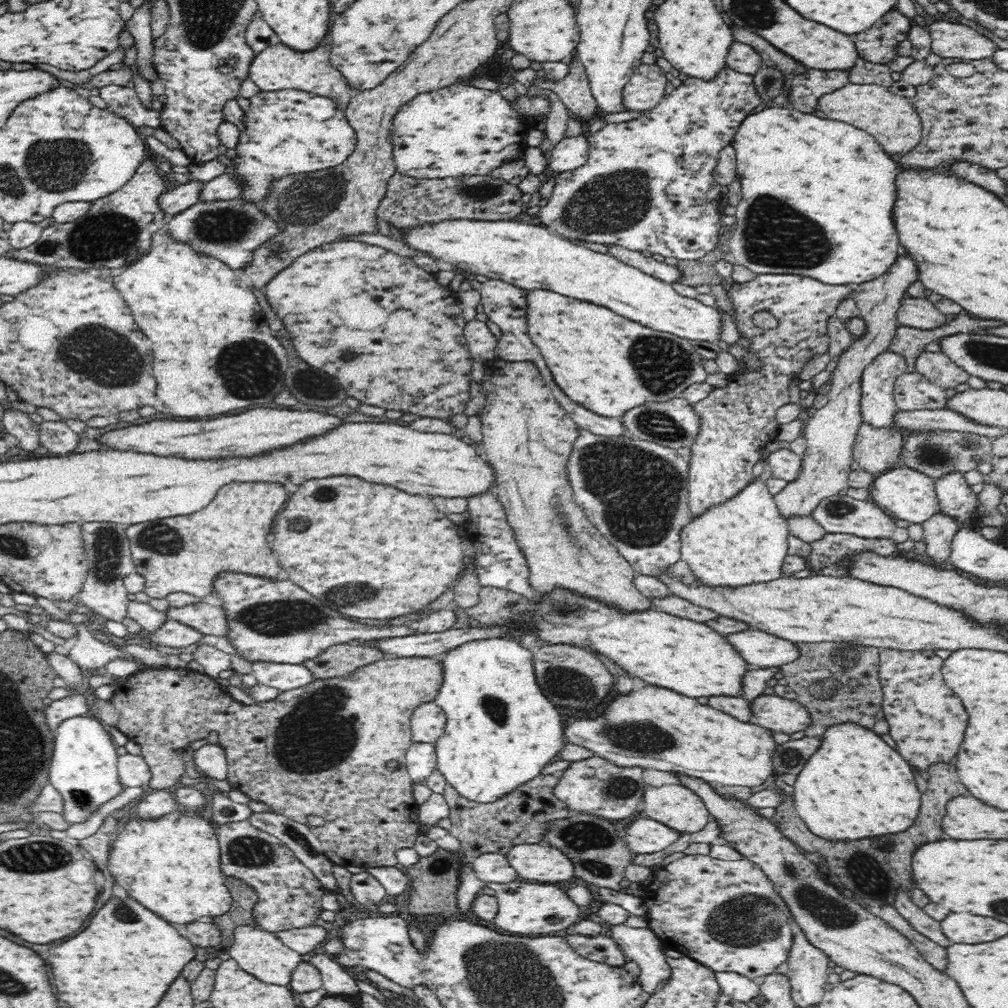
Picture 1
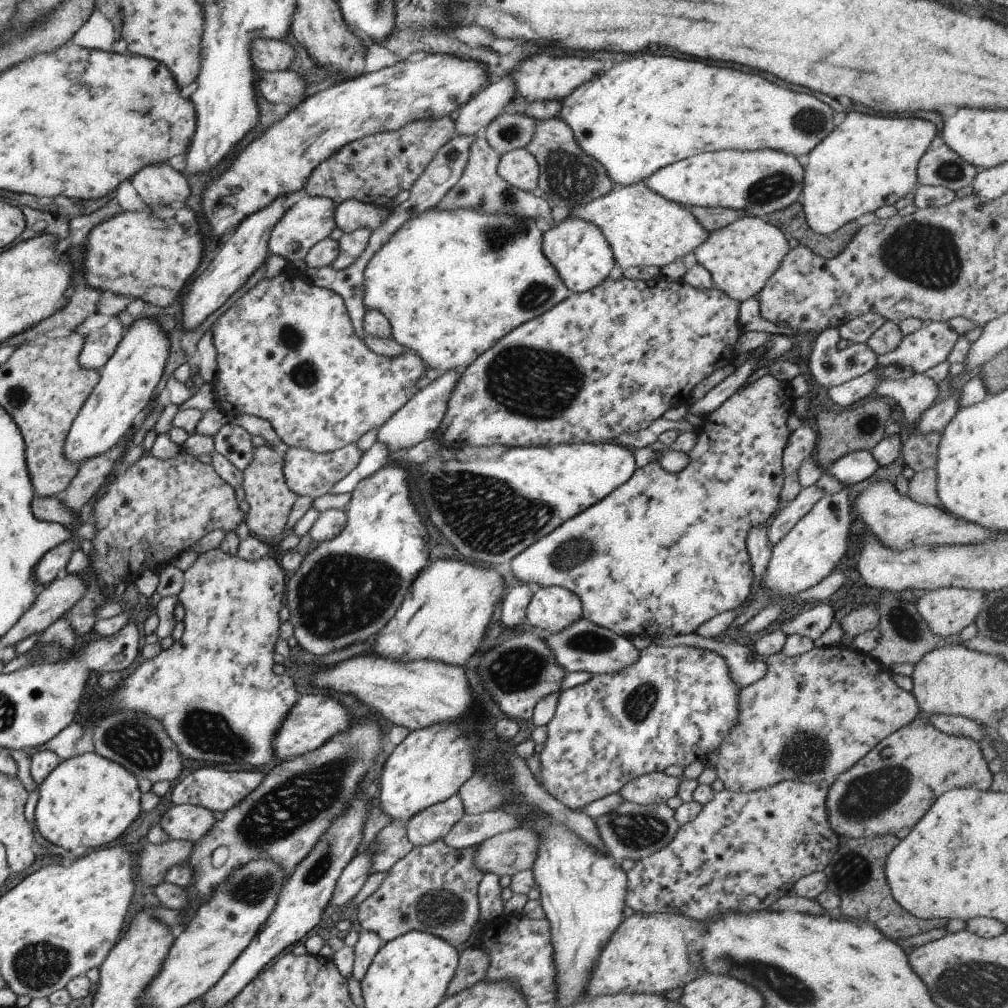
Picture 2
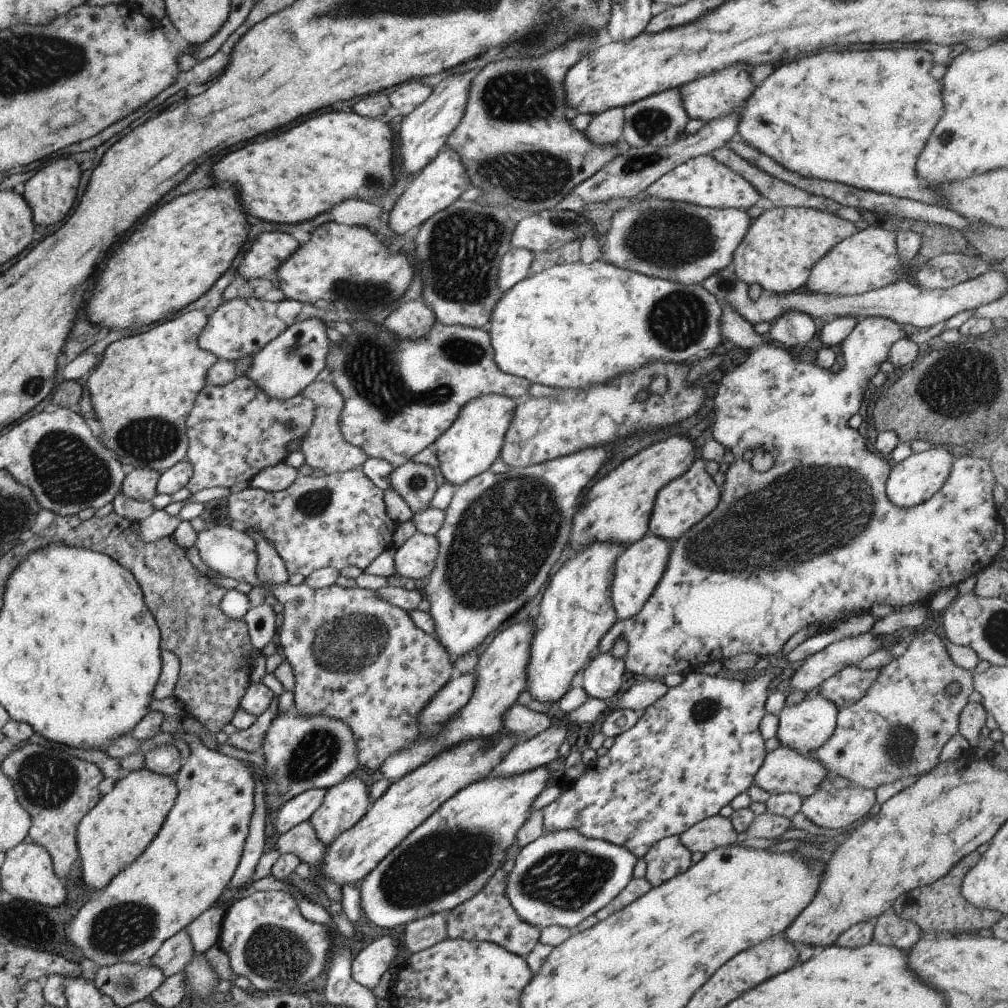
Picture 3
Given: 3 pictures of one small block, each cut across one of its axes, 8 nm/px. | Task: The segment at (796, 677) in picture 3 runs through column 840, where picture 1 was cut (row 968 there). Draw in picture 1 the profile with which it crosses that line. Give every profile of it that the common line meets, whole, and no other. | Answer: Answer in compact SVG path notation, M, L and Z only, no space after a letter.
M610 924L609 930L610 937L614 939L625 958L638 964L640 974L636 979L640 987L649 995L654 994L658 984L670 978L670 965L667 963L667 957L662 953L662 943L649 928L630 928L625 924Z

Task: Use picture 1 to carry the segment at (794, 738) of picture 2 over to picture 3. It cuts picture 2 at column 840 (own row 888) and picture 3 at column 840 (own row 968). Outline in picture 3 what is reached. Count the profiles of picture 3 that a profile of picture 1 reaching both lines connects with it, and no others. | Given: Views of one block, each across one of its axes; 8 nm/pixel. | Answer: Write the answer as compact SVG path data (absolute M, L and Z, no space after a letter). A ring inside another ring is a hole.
M921 632L913 638L909 646L886 666L882 667L869 690L849 707L837 711L836 727L827 742L811 753L828 770L828 774L838 774L864 789L873 789L894 780L904 780L907 776L928 773L939 762L937 757L943 744L958 733L958 718L968 703L967 696L973 691L972 674L953 664L937 634ZM957 682L961 686L959 694L947 696L947 684Z

